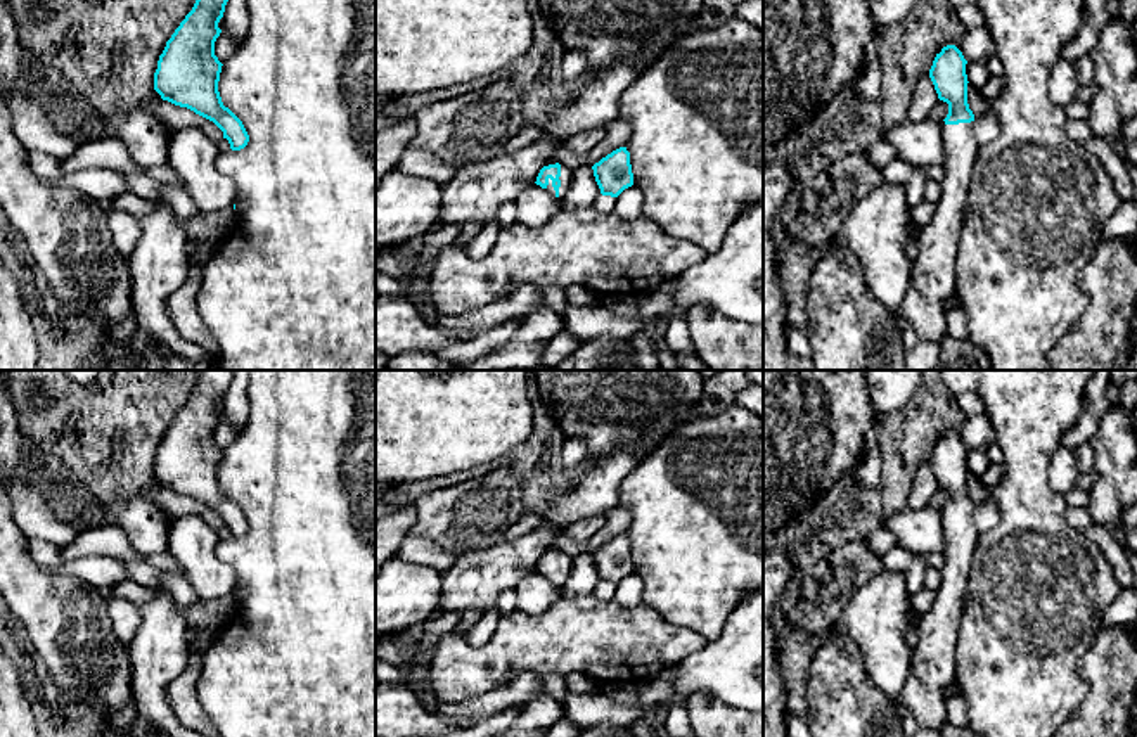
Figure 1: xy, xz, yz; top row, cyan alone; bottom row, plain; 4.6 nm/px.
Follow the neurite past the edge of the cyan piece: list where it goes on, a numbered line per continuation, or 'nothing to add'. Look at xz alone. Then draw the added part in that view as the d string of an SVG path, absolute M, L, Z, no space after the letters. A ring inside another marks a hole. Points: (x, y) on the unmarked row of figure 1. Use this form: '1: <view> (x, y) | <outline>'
1: xz (566, 561) | M561 552L561 564L559 564L559 567L561 567L559 585L562 585L568 580L571 569L573 569L573 557Z

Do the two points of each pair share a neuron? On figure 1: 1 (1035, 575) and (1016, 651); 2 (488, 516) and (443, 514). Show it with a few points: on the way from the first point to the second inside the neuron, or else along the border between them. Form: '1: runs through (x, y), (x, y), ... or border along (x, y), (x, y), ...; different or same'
1: runs through (1035, 594), (1023, 632); same
2: runs through (478, 516), (454, 516); same

